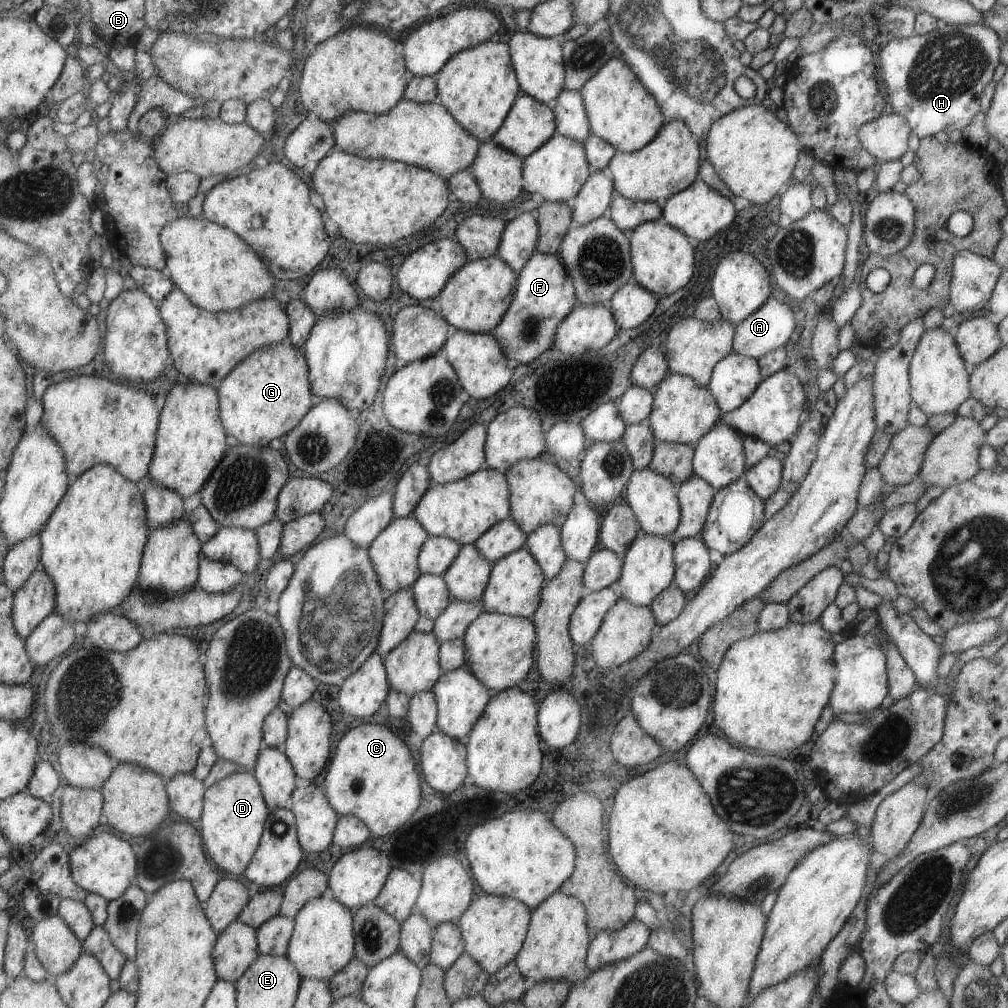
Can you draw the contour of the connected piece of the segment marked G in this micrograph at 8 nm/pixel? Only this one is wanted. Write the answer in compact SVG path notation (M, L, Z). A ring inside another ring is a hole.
M288 337L250 352L221 379L216 391L226 434L249 446L268 446L272 438L289 432L312 407L305 357Z

